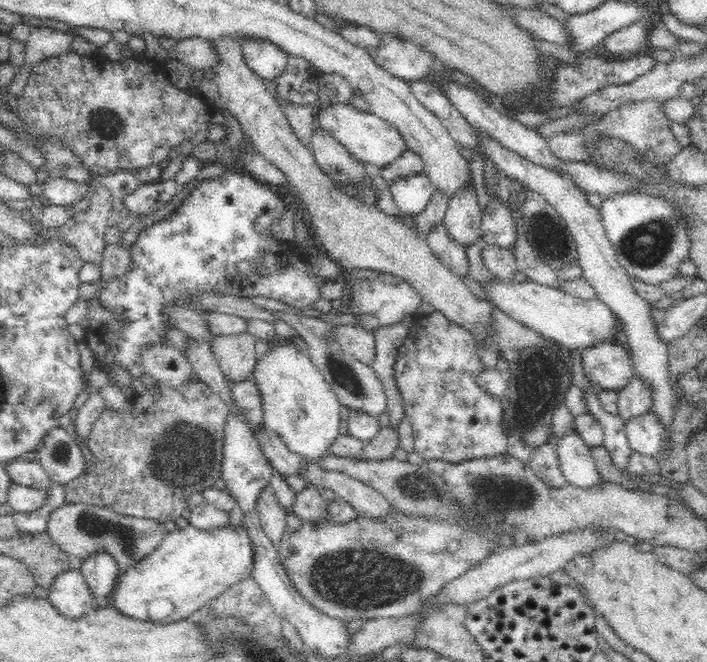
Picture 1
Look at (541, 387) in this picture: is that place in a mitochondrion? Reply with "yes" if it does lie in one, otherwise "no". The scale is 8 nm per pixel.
yes

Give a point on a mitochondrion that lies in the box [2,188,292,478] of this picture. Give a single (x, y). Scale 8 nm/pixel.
(60, 454)

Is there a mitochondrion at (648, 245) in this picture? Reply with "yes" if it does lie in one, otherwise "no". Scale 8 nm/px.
yes

